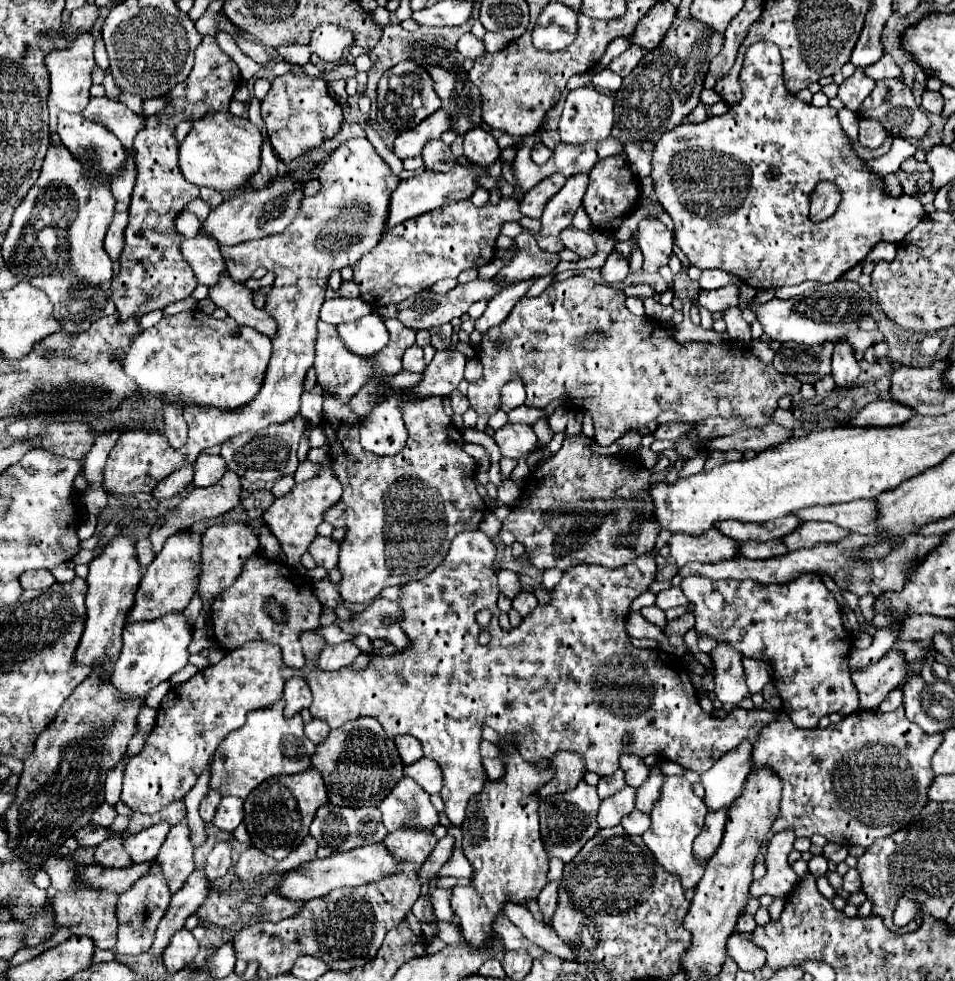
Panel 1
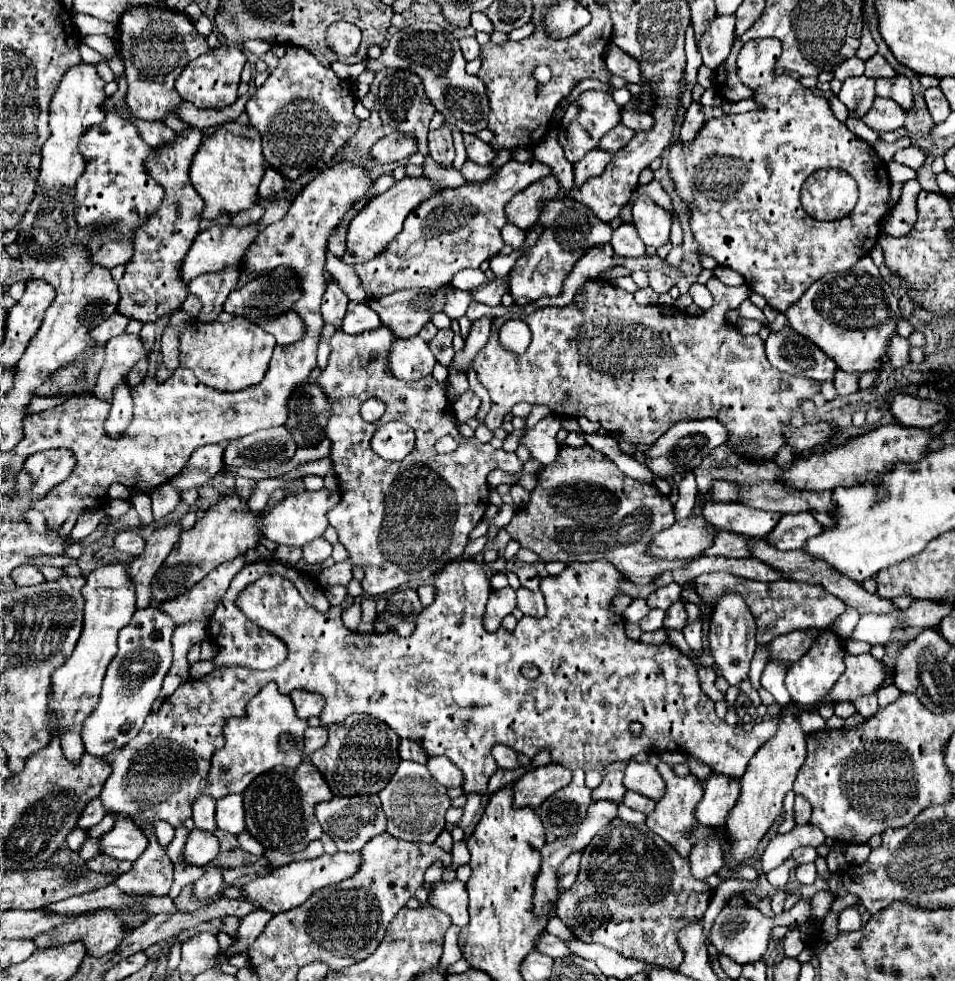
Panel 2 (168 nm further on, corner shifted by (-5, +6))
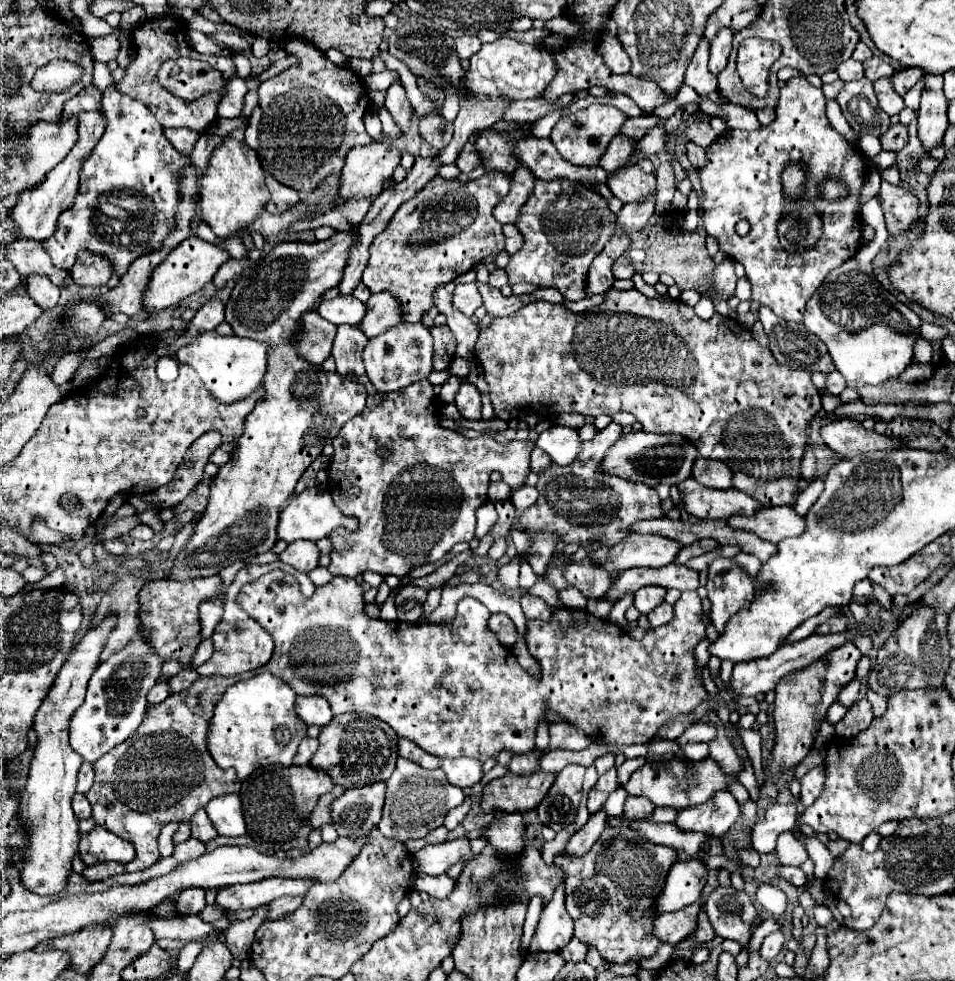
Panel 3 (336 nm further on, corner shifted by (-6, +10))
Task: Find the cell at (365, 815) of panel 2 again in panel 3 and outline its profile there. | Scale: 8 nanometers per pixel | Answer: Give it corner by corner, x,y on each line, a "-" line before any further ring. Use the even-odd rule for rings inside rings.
385,783
365,785
361,789
349,789
333,801
331,813
339,835
359,837
379,823
385,803

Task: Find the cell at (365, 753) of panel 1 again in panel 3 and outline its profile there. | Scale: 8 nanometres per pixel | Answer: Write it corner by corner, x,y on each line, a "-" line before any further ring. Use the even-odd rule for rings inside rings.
345,713
333,717
333,721
321,729
319,749
311,759
311,767
323,769
333,779
333,783
345,789
387,781
399,757
397,739
399,737
393,733
393,729
377,717
367,717
363,713

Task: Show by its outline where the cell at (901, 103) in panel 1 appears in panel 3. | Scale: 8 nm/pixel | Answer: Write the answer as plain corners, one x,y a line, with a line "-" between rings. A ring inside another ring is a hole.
919,67
901,69
899,73
893,75
893,87
899,95
905,95
921,77
923,77
923,69
919,69

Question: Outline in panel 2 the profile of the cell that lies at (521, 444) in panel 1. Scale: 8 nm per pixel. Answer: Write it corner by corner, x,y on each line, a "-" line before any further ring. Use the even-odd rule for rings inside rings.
550,415
546,419
542,419
540,423
536,423
534,427
526,427
524,435
518,439
518,443
522,447
526,447
532,457
536,461
540,461
542,465
550,465
556,455
558,455
558,441
556,441
556,433
560,429
560,419
556,415

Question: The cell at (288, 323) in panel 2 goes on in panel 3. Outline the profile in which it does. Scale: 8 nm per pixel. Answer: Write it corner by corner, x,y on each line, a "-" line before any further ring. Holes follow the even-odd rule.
311,311
303,315
303,329
303,337
297,339
297,351
313,365
321,365
331,355
335,325
319,317
317,311

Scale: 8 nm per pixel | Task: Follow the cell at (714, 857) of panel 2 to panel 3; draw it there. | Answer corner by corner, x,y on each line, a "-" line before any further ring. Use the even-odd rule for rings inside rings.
701,859
675,861
675,865
667,873
663,893
659,893
659,901
655,901
655,913
661,915
669,911
679,911
695,903
705,883
707,867
703,865

